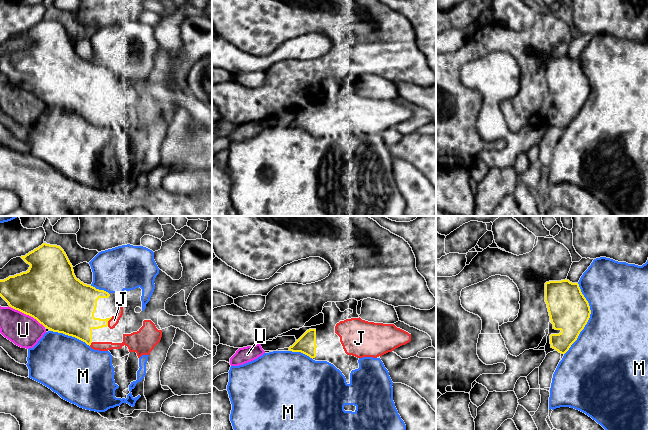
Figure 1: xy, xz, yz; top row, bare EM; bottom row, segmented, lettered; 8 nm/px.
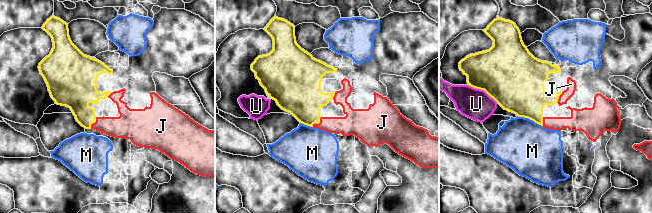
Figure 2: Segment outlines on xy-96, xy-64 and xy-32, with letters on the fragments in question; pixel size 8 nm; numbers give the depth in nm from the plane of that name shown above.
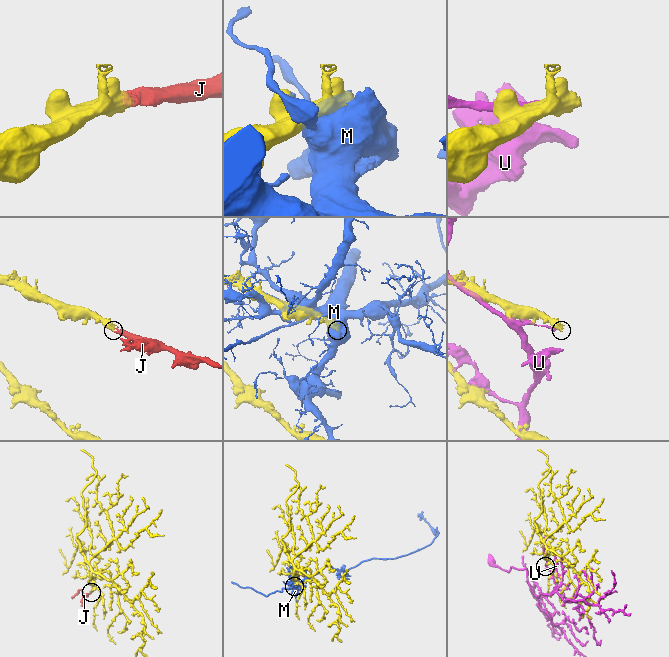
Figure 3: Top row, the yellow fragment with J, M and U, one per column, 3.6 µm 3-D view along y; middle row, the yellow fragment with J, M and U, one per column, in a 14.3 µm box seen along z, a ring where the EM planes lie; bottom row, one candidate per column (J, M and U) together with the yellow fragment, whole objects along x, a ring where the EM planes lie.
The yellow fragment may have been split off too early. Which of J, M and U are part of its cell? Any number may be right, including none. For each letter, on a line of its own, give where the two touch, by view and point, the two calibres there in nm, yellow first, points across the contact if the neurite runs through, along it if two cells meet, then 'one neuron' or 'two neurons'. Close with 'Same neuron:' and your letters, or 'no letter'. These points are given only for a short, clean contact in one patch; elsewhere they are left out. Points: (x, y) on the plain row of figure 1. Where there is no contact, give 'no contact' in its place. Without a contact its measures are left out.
J: contact xy (108, 96); calibres 280 and 70 nm; way xy (77, 95), (86, 98), (108, 96), (114, 96); one neuron
M: contact yz (588, 95); calibres 320 and 500 nm; two neurons
U: contact xy (26, 90); calibres 480 and 260 nm; two neurons
Same neuron: J

